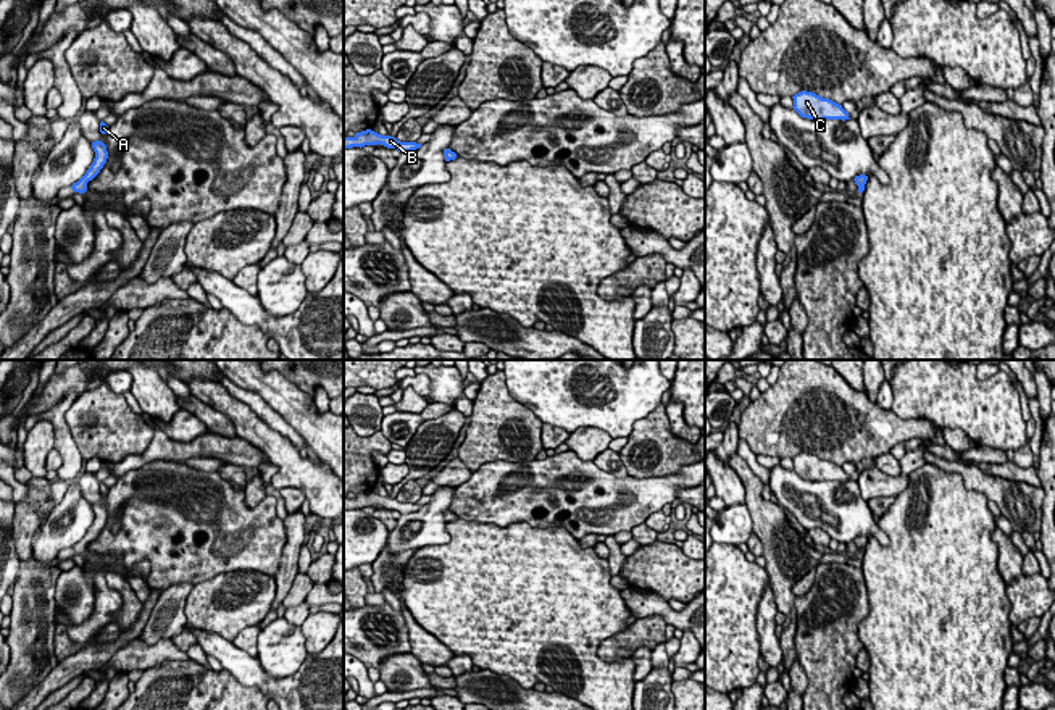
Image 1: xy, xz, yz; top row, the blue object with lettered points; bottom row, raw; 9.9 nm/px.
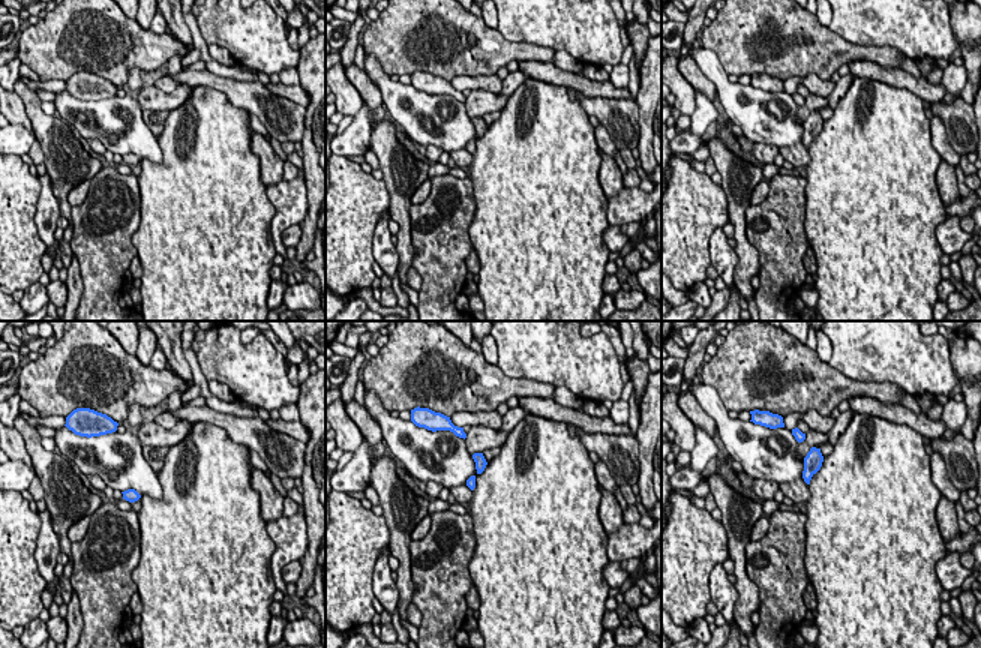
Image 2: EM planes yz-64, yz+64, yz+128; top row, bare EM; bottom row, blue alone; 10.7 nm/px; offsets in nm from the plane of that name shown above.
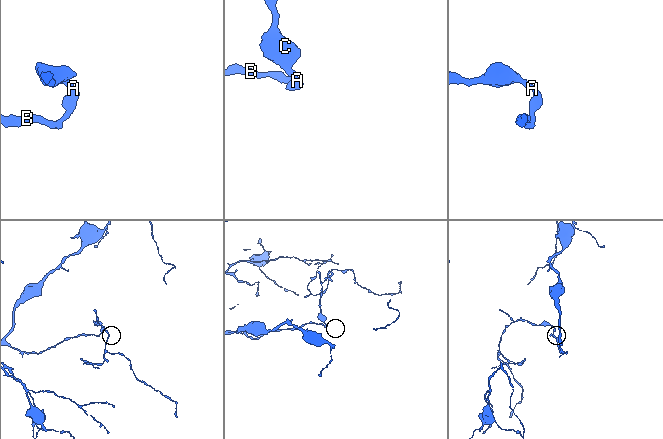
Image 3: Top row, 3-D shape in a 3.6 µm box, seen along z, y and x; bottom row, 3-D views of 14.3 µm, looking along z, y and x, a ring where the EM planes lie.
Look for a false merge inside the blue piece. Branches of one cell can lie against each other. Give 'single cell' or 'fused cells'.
fused cells

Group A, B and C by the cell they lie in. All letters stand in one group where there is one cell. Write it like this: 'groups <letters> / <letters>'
groups A C / B

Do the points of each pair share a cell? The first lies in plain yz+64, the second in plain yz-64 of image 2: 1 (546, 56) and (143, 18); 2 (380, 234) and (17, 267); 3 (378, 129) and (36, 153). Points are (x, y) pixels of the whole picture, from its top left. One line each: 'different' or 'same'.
1: different
2: different
3: different

